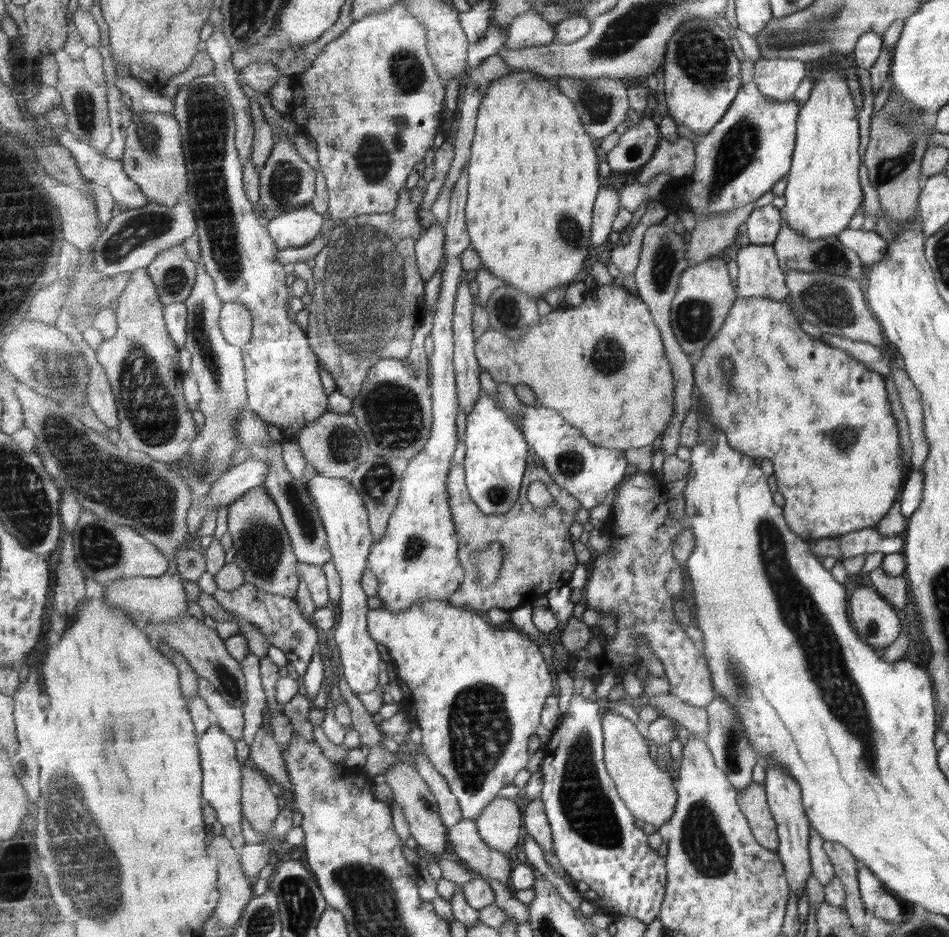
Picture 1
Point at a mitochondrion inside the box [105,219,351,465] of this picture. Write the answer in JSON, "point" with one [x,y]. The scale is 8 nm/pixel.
{"point":[148,407]}

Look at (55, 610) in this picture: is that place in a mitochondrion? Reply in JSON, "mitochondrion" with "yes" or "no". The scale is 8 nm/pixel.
{"mitochondrion":"no"}

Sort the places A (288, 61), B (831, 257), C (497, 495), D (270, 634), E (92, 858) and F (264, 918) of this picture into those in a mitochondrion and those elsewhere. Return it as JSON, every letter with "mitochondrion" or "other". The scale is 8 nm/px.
{"A":"other","B":"mitochondrion","C":"mitochondrion","D":"other","E":"mitochondrion","F":"mitochondrion"}

